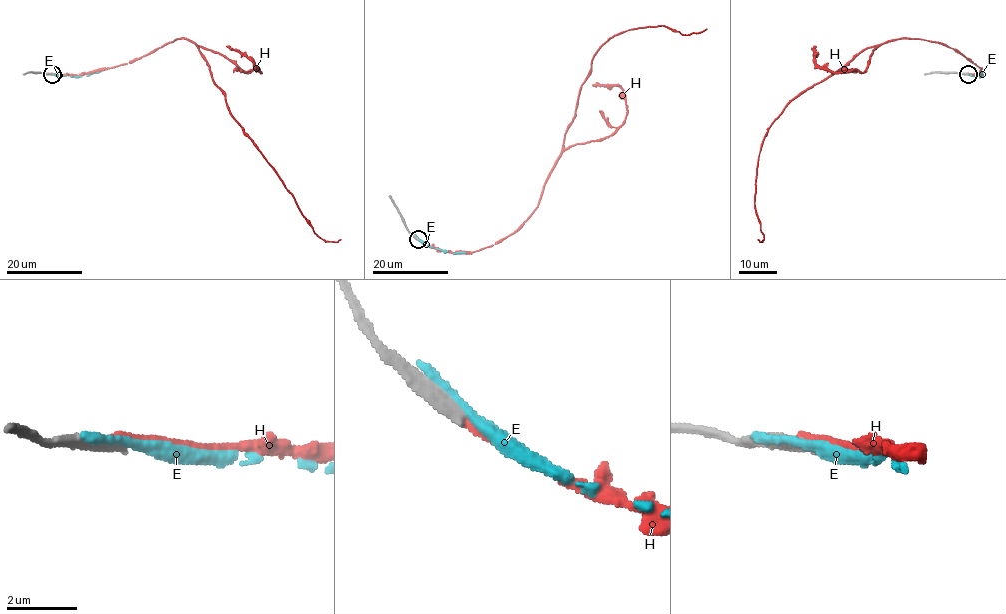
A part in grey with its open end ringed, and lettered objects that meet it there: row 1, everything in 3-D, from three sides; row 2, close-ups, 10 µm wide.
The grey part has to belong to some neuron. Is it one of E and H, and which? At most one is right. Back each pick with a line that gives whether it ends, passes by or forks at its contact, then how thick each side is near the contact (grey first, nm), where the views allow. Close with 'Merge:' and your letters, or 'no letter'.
Merge: no letter

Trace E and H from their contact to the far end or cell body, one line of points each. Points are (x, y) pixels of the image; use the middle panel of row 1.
E: (415, 236), (439, 249), (465, 252)
H: (416, 238), (464, 252), (511, 235), (534, 209), (596, 52), (626, 30), (663, 25), (683, 35), (707, 29)

